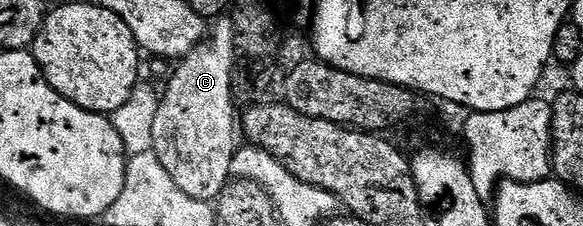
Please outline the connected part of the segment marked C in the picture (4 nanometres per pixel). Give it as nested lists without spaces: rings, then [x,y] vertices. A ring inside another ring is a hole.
[[[221,17],[211,24],[204,42],[184,56],[175,64],[176,72],[168,79],[168,88],[160,95],[158,113],[155,114],[153,147],[158,161],[162,161],[162,169],[170,173],[174,185],[186,193],[186,197],[194,197],[194,201],[212,203],[220,198],[230,180],[233,178],[232,162],[238,150],[238,111],[232,89],[234,68],[237,66],[236,38],[231,18]]]

